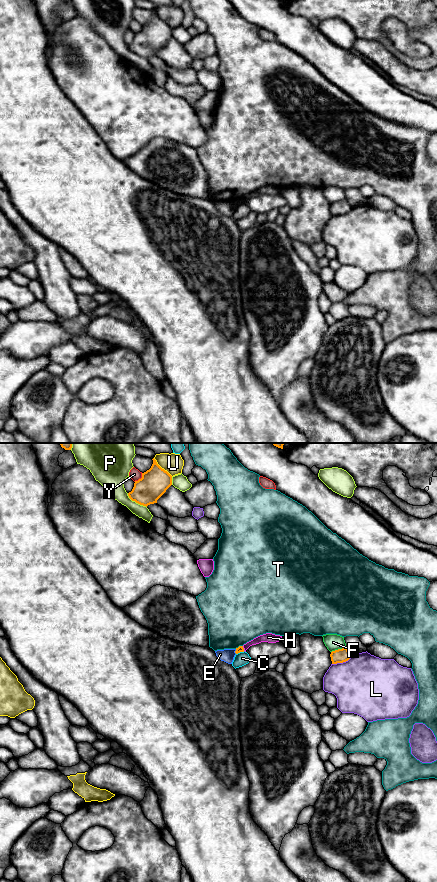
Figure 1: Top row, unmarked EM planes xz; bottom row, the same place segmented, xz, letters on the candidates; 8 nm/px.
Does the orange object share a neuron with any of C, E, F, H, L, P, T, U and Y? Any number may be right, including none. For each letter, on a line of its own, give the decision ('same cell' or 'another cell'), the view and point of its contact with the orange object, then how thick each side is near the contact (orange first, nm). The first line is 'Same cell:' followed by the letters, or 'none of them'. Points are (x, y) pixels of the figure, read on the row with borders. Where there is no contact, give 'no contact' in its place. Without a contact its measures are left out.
Same cell: none of them
C: another cell; contact xz (240, 651); calibres 50 and 110 nm
E: another cell; contact xz (235, 651); calibres 50 and 110 nm
F: another cell; contact xz (338, 649); calibres 110 and 130 nm
H: another cell; contact xz (243, 648); calibres 50 and 80 nm
L: another cell; contact xz (342, 662); calibres 110 and 480 nm
P: another cell; contact xz (136, 502); calibres 220 and 170 nm
T: another cell; contact xz (239, 646); calibres 50 and 460 nm
U: another cell; contact xz (161, 468); calibres 220 and 160 nm
Y: another cell; contact xz (139, 479); calibres 220 and 90 nm

